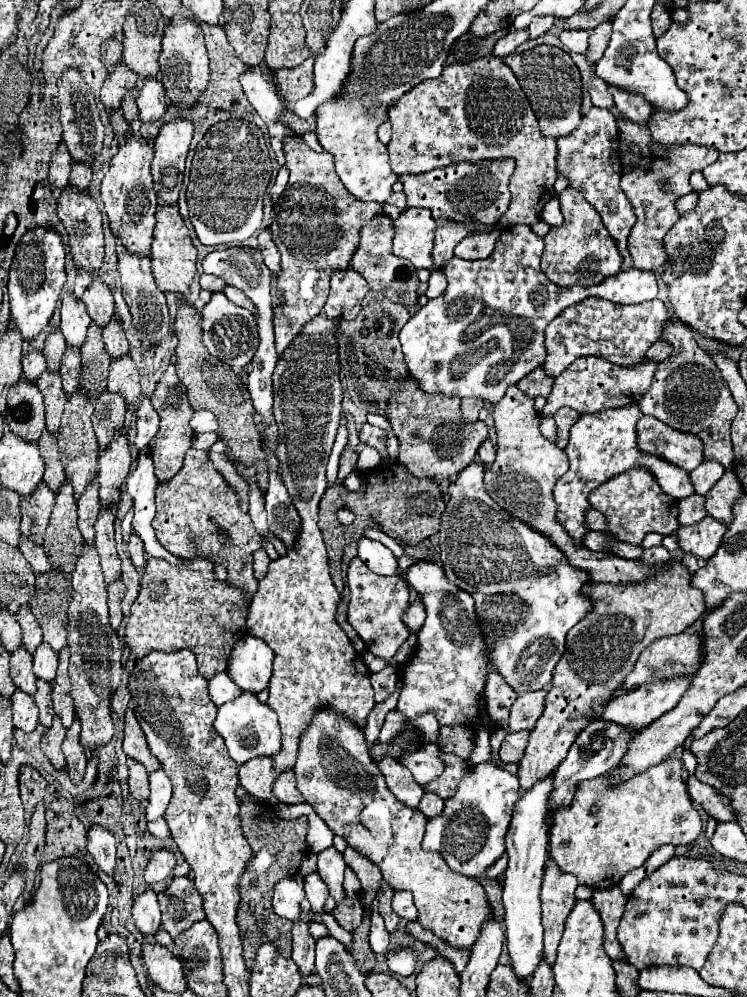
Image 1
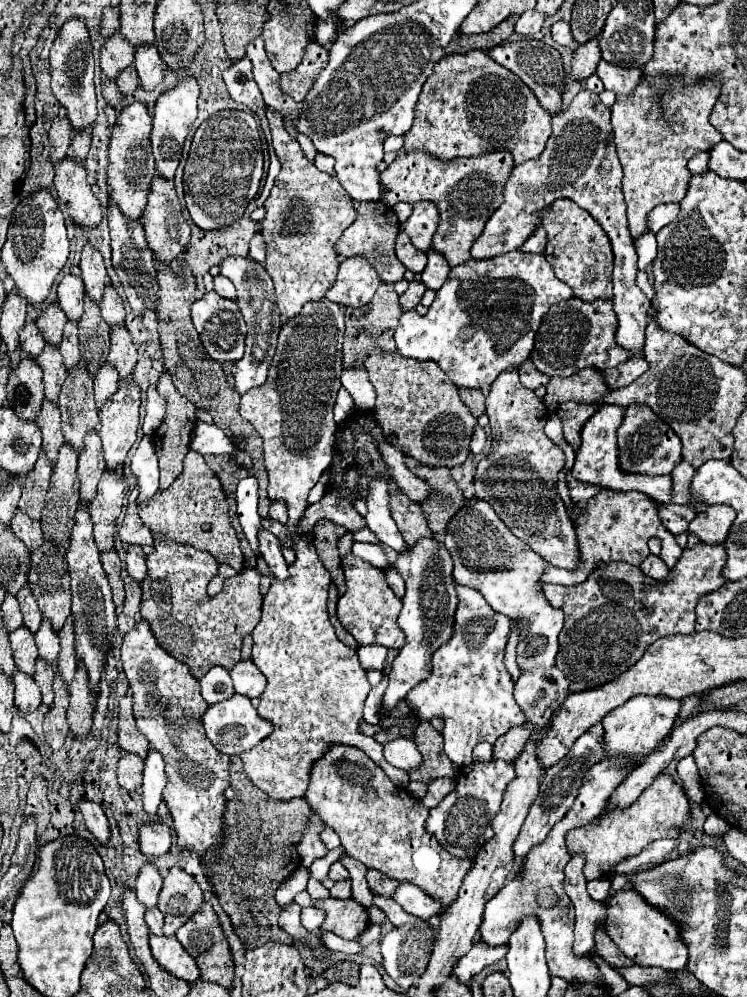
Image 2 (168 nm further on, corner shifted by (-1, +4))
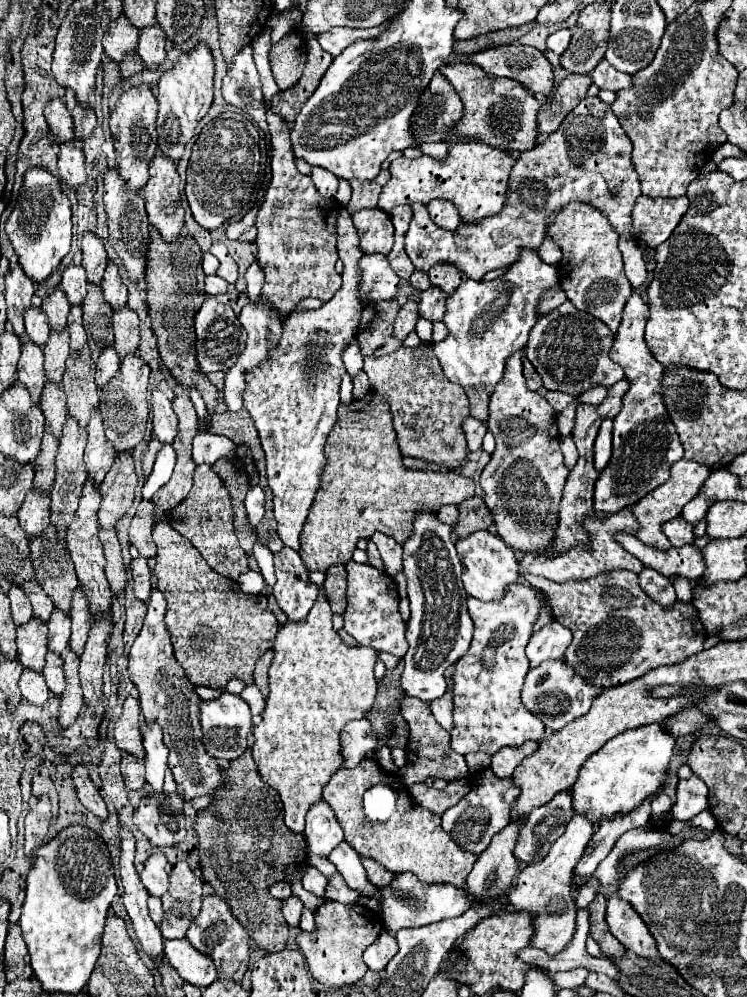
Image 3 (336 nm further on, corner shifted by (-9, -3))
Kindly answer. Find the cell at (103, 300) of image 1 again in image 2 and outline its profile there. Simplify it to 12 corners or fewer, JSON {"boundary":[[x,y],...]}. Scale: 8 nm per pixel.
{"boundary":[[83,246],[79,268],[87,294],[101,302],[109,284],[101,252]]}

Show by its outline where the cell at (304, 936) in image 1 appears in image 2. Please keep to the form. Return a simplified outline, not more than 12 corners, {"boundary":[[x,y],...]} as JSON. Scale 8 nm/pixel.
{"boundary":[[291,902],[281,908],[279,926],[297,942],[307,942],[299,914],[301,906]]}

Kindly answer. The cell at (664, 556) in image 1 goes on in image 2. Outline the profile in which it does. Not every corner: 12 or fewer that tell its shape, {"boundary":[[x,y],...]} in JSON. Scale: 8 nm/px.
{"boundary":[[647,556],[639,568],[645,576],[665,582],[667,566],[659,556]]}

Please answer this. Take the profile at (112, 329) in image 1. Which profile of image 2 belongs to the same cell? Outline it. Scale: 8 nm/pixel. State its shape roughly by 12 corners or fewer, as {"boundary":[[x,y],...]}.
{"boundary":[[105,286],[101,316],[109,326],[125,324],[123,300]]}

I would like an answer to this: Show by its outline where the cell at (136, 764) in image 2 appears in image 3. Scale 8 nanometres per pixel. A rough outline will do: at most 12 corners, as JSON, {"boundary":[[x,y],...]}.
{"boundary":[[123,753],[121,773],[133,791],[145,783],[145,761]]}

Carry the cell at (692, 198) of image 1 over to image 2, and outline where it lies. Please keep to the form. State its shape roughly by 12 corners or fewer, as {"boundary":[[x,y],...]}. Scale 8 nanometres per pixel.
{"boundary":[[659,204],[649,212],[649,230],[657,234],[675,220],[679,204]]}

